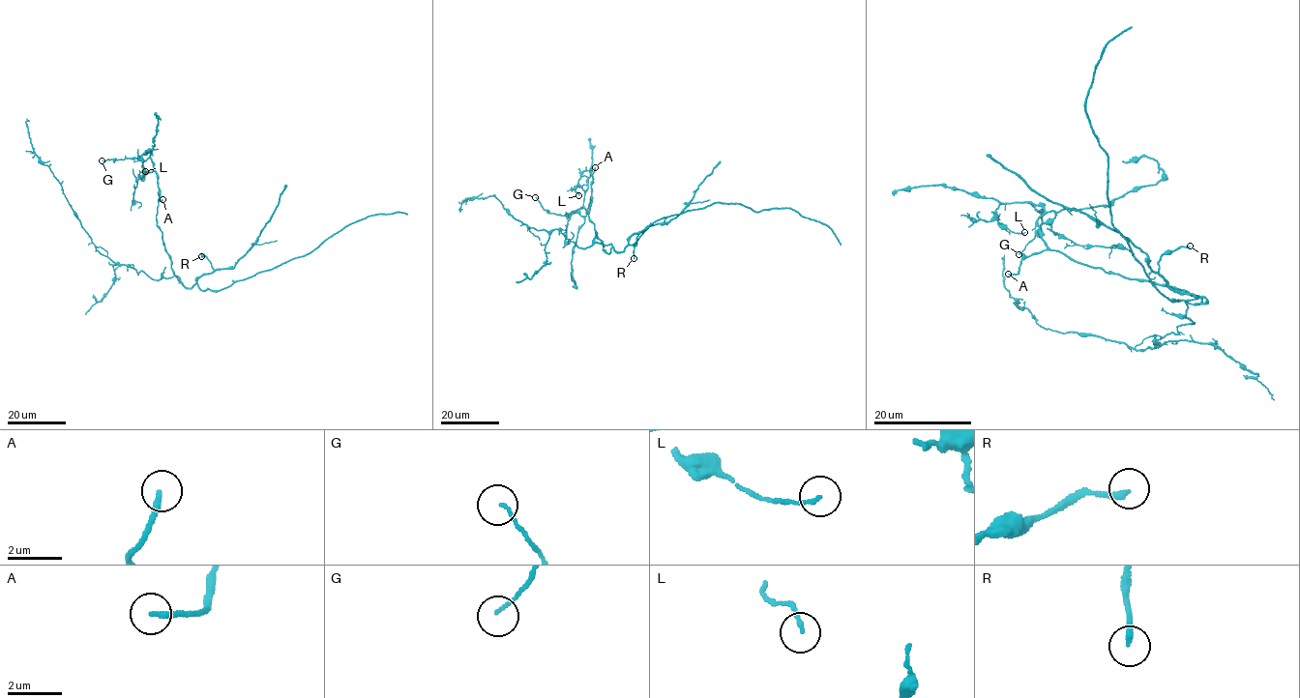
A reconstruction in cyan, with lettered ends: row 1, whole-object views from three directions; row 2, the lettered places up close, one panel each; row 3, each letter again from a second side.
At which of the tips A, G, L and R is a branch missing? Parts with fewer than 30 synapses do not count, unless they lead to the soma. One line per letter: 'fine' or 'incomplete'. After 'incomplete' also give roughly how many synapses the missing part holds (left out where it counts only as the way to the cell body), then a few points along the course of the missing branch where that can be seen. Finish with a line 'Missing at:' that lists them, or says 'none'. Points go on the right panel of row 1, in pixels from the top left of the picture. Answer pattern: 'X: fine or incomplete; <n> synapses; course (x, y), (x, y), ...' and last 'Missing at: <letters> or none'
A: fine
G: fine
L: fine
R: incomplete; 35 synapses; course (1190, 246), (1199, 238), (1197, 229), (1250, 222), (1265, 210), (1259, 192), (1265, 184), (1264, 153), (1260, 151)
Missing at: R

